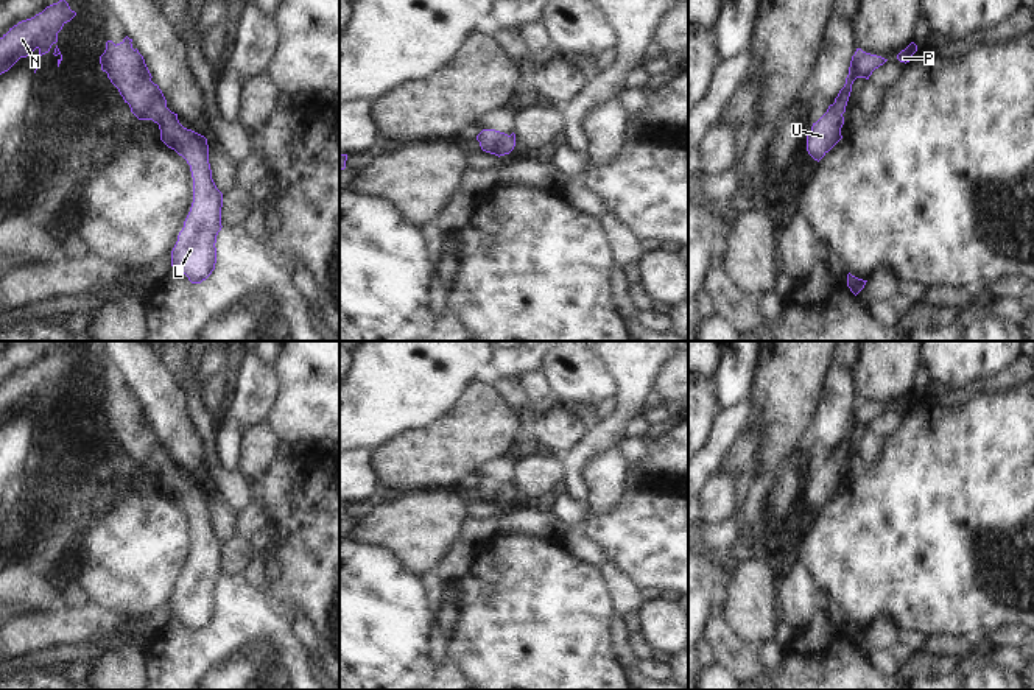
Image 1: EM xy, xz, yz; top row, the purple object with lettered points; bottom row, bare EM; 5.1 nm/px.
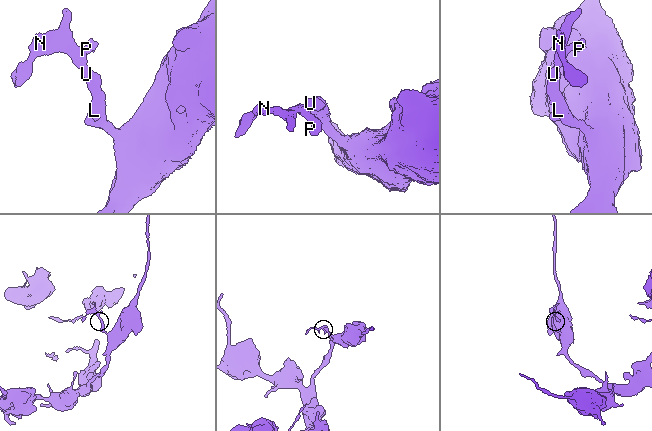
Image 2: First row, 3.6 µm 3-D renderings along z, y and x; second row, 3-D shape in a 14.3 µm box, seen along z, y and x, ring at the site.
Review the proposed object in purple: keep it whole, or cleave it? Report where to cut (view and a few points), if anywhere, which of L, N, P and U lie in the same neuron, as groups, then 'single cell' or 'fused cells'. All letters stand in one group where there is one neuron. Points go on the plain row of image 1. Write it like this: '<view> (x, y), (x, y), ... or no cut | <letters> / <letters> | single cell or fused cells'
no cut | L N P U | single cell

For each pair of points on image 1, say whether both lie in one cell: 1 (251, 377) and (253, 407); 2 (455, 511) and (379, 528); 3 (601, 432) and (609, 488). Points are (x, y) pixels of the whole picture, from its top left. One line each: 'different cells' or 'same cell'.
1: same cell
2: same cell
3: different cells

